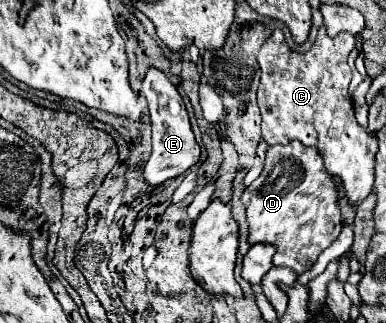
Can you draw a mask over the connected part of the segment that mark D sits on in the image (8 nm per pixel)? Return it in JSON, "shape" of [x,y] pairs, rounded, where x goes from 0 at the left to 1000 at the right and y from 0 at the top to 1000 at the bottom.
{"shape":[[[756,433],[736,452],[699,452],[689,471],[679,539],[632,588],[627,632],[637,644],[642,681],[642,755],[689,749],[715,762],[715,786],[705,799],[710,824],[746,824],[767,836],[767,848],[788,848],[824,805],[829,780],[850,768],[886,712],[881,638],[876,638],[876,588],[865,576],[865,551],[839,526],[839,495],[813,452],[788,452],[772,433]]]}

